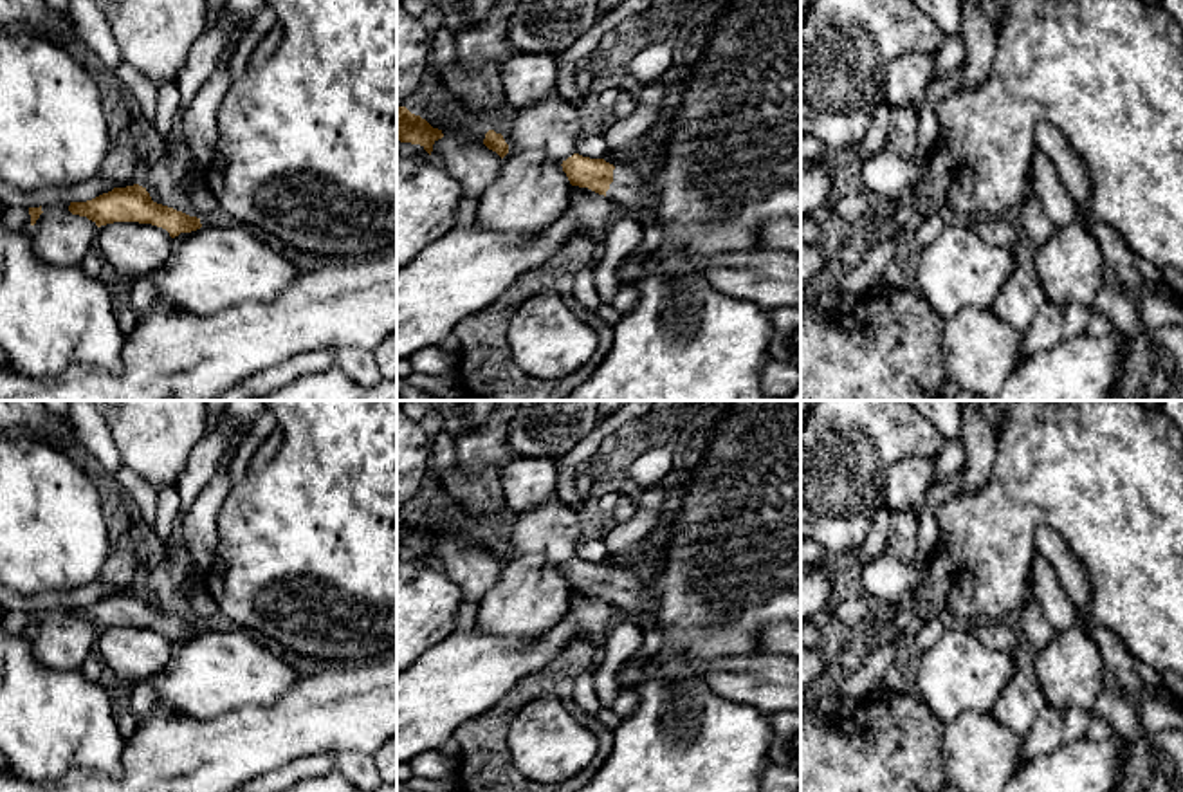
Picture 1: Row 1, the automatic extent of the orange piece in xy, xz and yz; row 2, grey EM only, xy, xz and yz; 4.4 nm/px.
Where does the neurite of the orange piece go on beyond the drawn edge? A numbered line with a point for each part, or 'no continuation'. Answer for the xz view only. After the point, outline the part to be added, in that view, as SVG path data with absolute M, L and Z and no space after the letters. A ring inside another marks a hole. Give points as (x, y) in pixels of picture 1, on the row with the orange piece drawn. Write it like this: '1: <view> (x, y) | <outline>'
1: xz (630, 190) | M617 164L613 170L613 182L606 197L619 207L628 211L640 211L646 216L655 206L655 191L647 175L642 170Z

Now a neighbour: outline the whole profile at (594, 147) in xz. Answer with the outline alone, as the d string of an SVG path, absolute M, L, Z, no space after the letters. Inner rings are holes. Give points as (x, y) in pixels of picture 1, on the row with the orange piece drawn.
M604 135L581 137L575 153L590 159L604 159L608 155L608 143Z

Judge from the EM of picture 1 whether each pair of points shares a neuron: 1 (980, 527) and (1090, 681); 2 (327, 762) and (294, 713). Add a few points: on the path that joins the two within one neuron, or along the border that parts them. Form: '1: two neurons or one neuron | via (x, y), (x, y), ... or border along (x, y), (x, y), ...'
1: two neurons | border along (1077, 625), (1090, 634)
2: two neurons | border along (338, 755), (312, 753), (294, 758), (282, 767)

